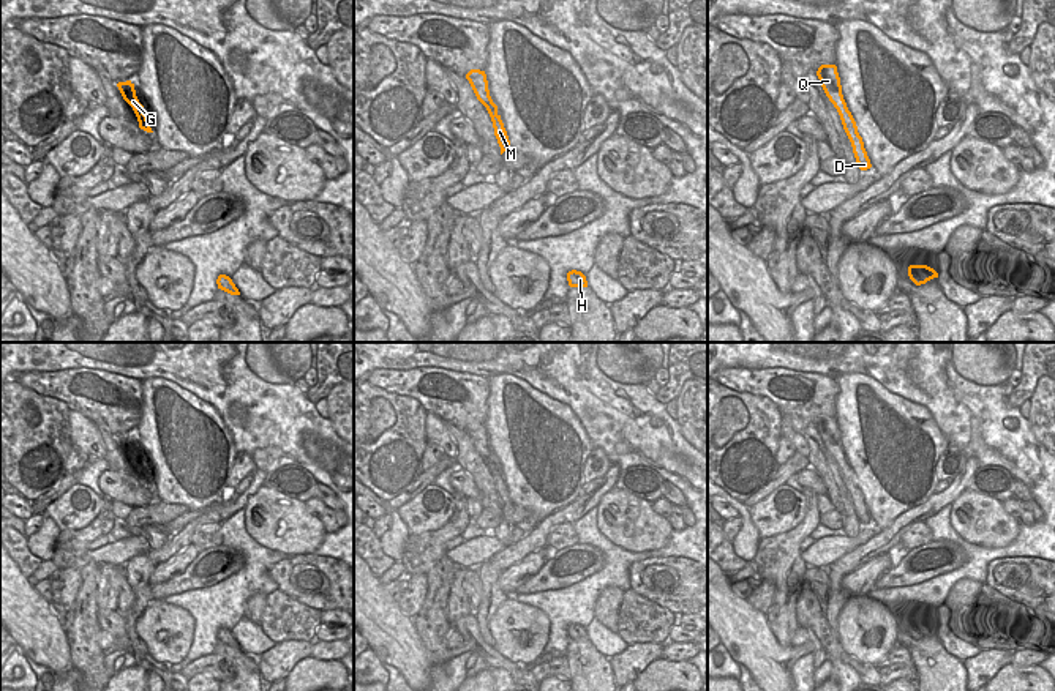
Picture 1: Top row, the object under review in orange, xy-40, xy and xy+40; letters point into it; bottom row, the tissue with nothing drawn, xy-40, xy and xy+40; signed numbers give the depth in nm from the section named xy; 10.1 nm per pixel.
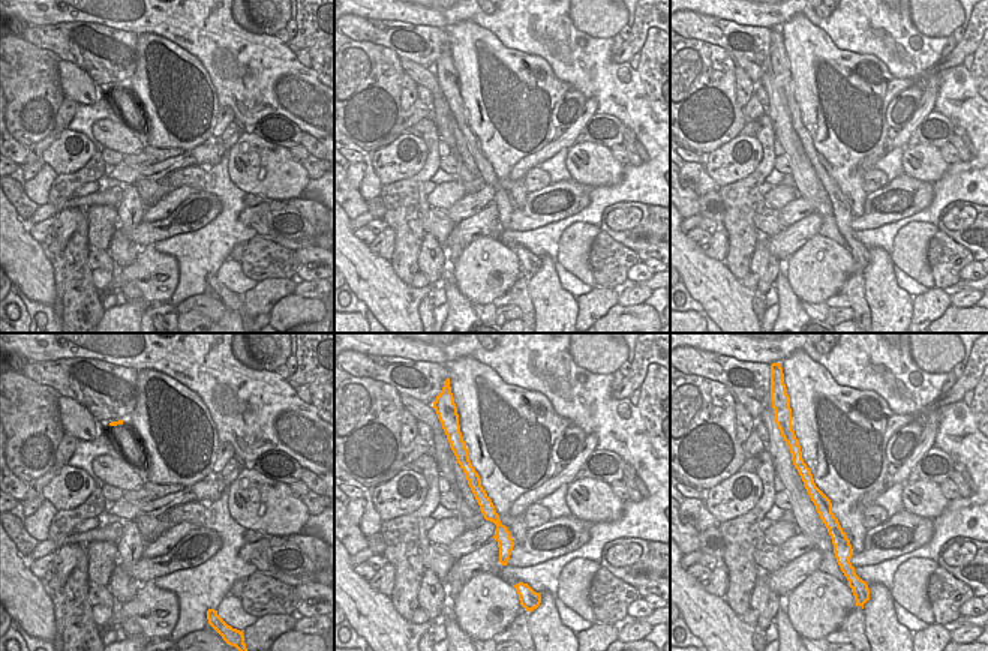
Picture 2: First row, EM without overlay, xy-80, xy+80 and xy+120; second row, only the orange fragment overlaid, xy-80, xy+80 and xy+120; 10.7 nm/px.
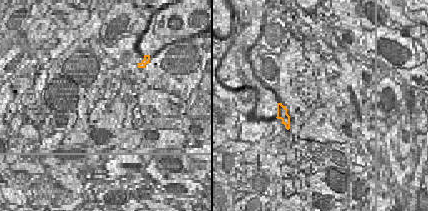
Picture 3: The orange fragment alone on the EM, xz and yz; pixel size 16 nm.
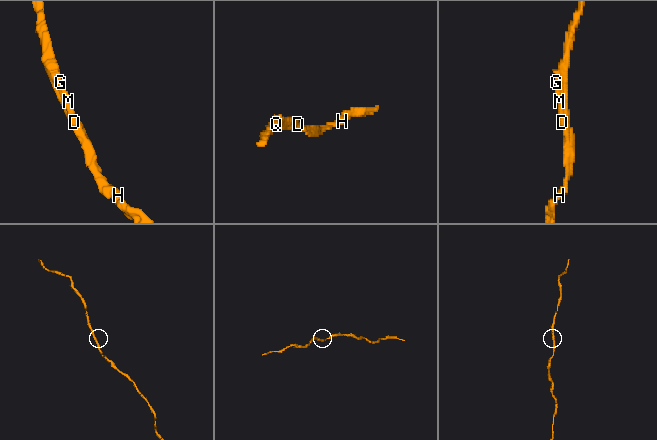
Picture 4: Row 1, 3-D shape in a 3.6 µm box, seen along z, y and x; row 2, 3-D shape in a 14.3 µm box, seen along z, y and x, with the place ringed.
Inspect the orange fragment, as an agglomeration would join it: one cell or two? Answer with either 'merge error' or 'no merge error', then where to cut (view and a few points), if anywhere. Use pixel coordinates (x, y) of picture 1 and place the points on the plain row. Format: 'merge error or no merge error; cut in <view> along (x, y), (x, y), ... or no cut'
no merge error; no cut

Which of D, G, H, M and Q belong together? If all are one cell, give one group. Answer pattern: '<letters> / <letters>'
D G H M Q

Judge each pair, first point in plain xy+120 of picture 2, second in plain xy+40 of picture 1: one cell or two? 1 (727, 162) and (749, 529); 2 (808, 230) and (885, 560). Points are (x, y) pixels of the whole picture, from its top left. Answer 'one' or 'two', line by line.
1: two
2: one

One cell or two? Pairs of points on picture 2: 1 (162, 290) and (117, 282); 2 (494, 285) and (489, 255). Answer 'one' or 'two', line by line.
1: one
2: one

